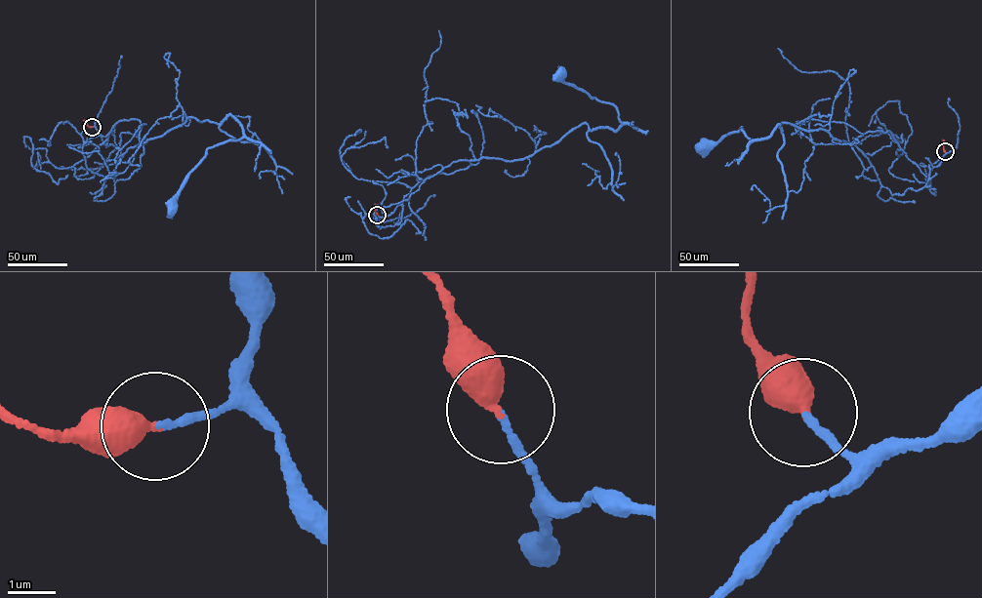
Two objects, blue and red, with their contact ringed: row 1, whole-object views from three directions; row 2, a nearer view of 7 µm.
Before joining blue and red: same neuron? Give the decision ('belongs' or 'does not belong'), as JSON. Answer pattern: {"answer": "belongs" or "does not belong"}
{"answer": "belongs"}

